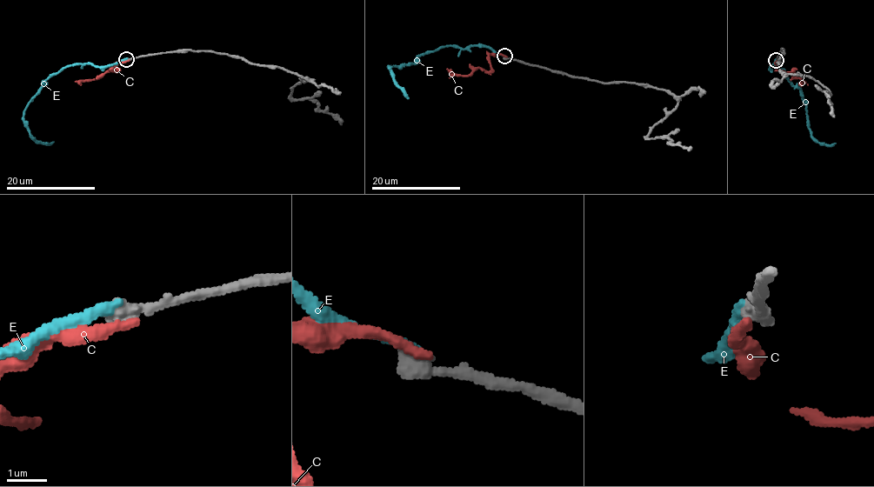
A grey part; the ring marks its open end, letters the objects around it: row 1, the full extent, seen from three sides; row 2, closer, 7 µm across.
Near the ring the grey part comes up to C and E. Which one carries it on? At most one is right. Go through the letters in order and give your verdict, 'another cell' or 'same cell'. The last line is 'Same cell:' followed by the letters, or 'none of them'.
C: another cell
E: same cell
Same cell: E

